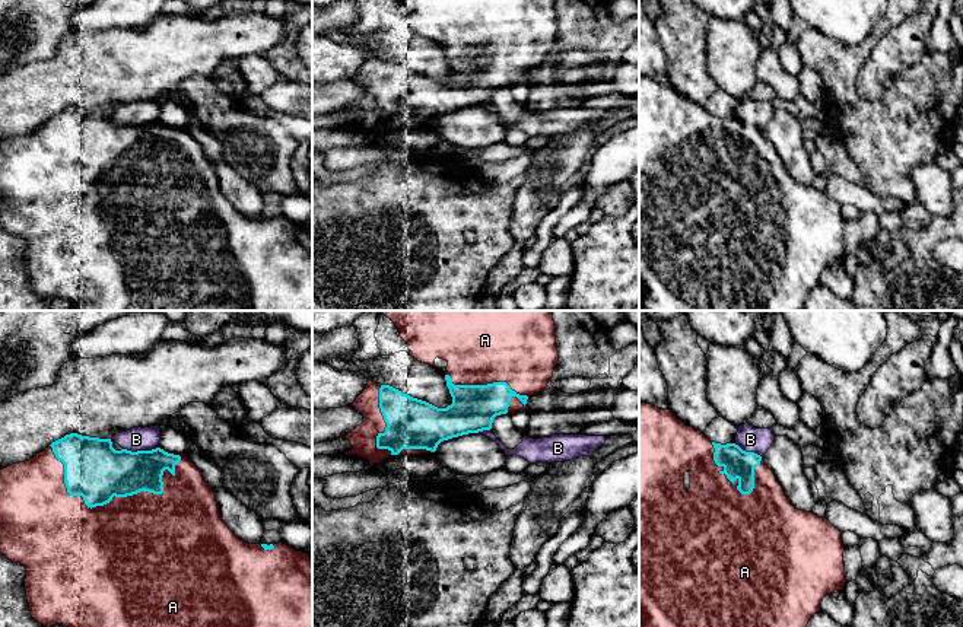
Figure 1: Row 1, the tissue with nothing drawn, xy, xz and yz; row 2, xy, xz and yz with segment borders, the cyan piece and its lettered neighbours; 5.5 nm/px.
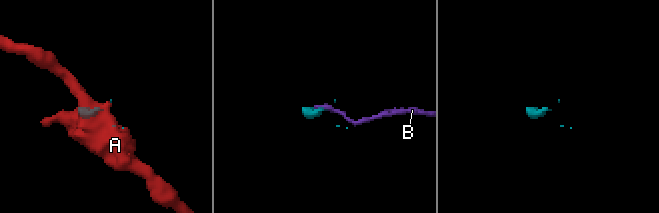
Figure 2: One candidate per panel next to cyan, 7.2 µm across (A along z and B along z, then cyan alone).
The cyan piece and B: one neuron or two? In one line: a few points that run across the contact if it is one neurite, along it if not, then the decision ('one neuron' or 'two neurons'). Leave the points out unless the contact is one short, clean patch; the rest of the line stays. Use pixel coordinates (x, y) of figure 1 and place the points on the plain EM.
line xy (158, 120), (136, 124), (124, 123); two neurons

